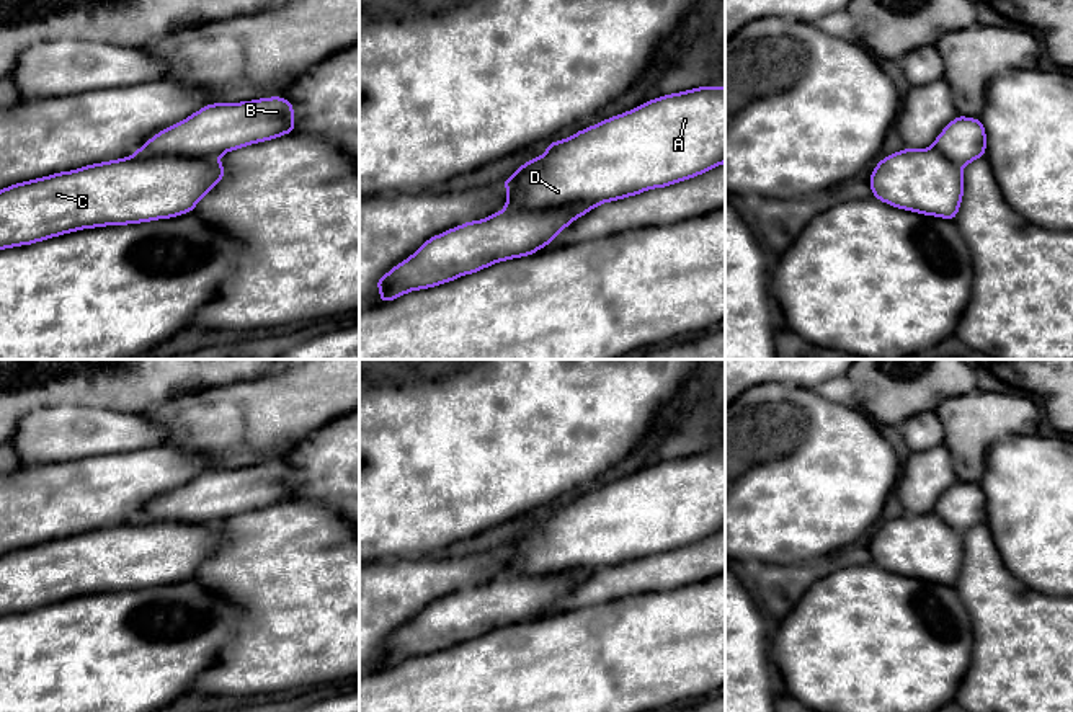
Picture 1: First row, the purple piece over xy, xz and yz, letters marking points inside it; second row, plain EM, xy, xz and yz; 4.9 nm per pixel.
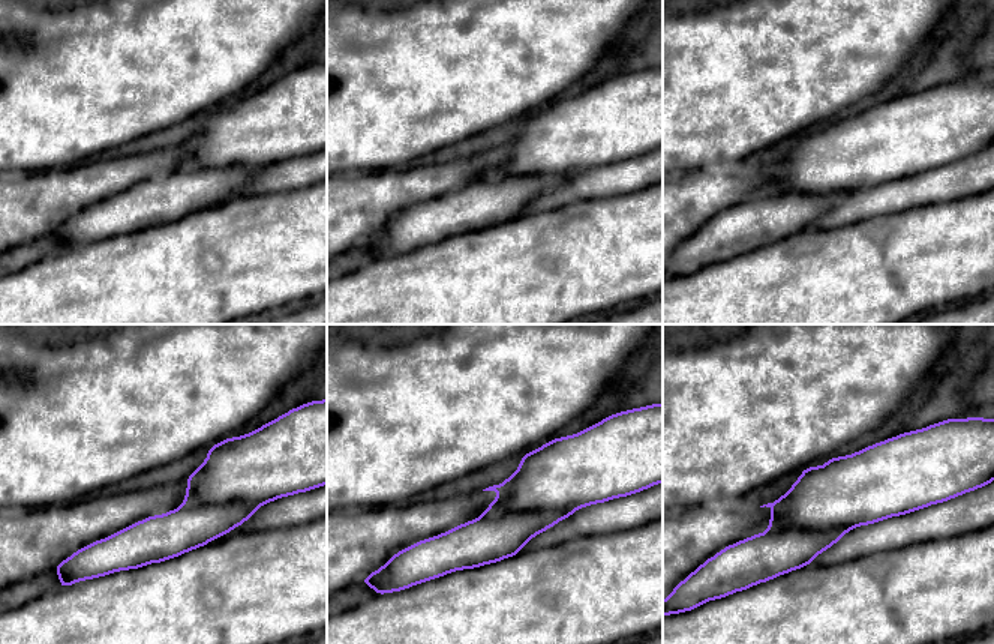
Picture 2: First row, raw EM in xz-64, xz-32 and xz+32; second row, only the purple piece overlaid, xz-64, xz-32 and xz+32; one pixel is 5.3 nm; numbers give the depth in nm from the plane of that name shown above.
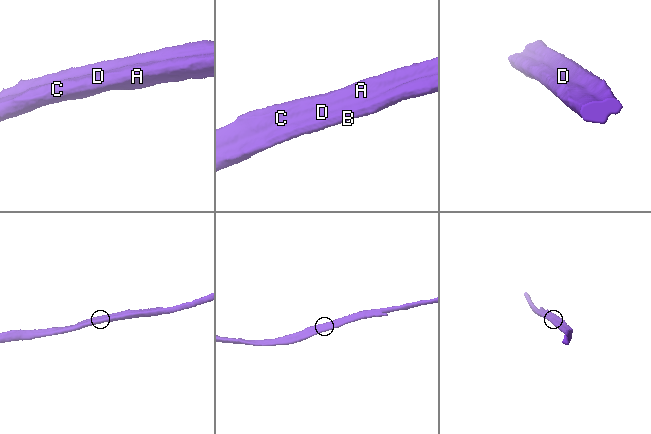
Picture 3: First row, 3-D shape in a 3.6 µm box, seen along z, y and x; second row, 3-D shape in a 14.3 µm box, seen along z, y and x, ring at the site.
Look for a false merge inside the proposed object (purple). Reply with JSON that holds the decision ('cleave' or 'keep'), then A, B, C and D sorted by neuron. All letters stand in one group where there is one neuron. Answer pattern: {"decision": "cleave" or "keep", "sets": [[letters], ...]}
{"decision": "cleave", "sets": [["A", "C", "D"], ["B"]]}

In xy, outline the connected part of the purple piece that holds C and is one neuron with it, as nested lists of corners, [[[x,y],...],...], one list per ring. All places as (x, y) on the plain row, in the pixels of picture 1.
[[[124,523],[59,537],[0,555],[0,616],[33,611],[83,594],[142,590],[193,578],[219,549],[225,532],[216,524]]]

